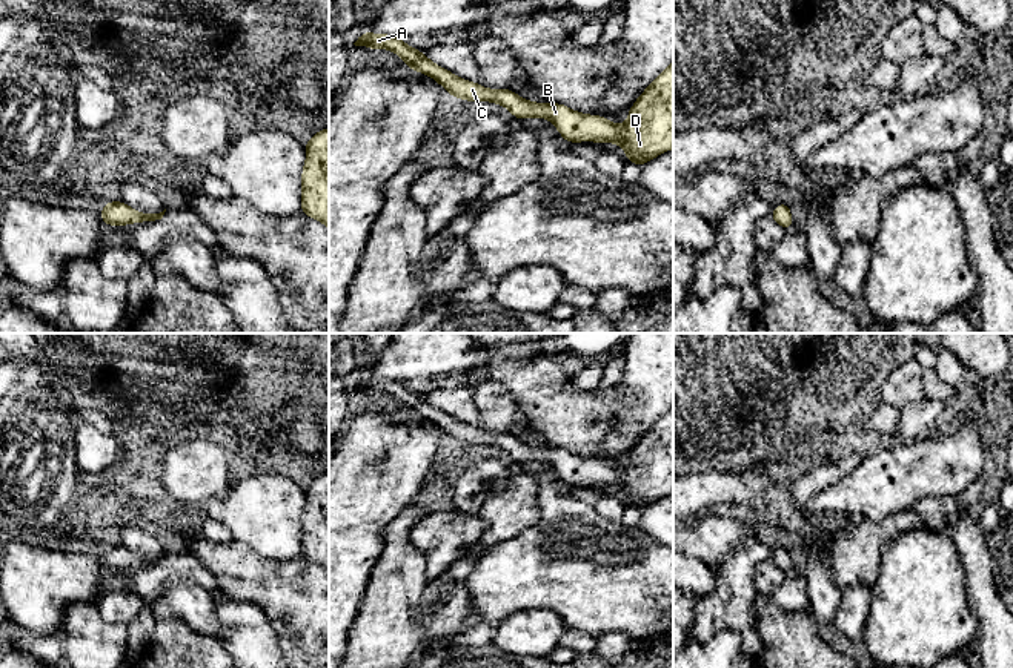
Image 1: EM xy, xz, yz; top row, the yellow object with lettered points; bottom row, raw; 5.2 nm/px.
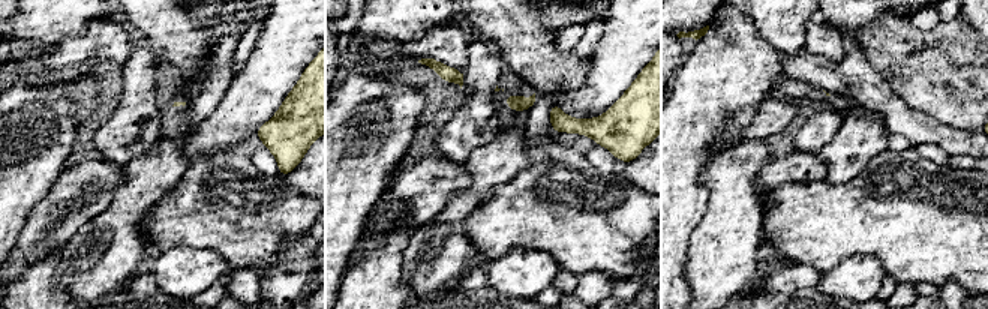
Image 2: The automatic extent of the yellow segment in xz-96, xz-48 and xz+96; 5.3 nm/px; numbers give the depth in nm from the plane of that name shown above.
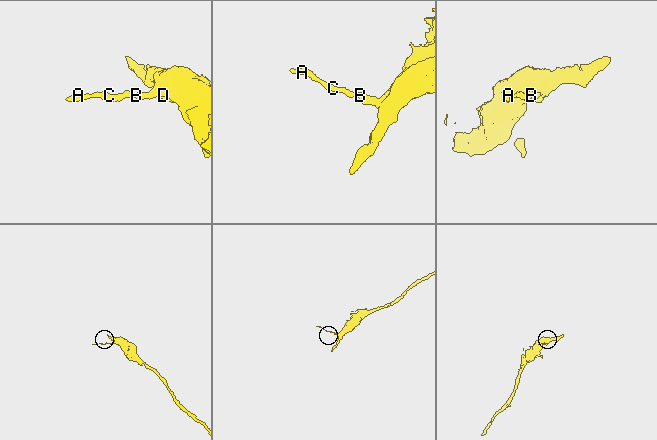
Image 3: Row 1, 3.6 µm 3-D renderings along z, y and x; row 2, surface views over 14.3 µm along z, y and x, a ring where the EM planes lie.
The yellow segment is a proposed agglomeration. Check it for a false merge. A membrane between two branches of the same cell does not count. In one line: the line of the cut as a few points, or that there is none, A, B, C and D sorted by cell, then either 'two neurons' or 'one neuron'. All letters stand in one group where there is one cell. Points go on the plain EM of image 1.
cut none; groups A B C D; one neuron

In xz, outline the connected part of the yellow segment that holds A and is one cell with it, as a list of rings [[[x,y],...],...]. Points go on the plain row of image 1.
[[[364,375],[354,389],[372,395],[383,392],[394,395],[404,404],[406,412],[429,419],[453,442],[497,447],[507,451],[518,464],[547,462],[567,487],[616,487],[624,493],[627,507],[644,510],[673,491],[673,404],[636,442],[627,456],[629,464],[624,468],[615,468],[601,459],[581,458],[560,447],[524,444],[509,432],[487,433],[460,422],[432,407],[421,395],[389,378]]]

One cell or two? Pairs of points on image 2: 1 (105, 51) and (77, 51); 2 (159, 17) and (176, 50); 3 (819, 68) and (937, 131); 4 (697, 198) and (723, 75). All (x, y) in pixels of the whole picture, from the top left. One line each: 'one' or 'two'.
1: one
2: one
3: one
4: one

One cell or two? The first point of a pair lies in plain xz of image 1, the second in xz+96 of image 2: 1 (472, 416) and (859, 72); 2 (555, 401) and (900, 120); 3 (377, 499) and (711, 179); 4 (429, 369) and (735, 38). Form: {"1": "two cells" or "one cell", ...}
{"1": "one cell", "2": "two cells", "3": "two cells", "4": "two cells"}

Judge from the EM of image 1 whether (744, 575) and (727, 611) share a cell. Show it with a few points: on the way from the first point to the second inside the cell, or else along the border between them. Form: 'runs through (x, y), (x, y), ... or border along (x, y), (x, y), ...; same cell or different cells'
runs through (735, 584), (732, 602); same cell

